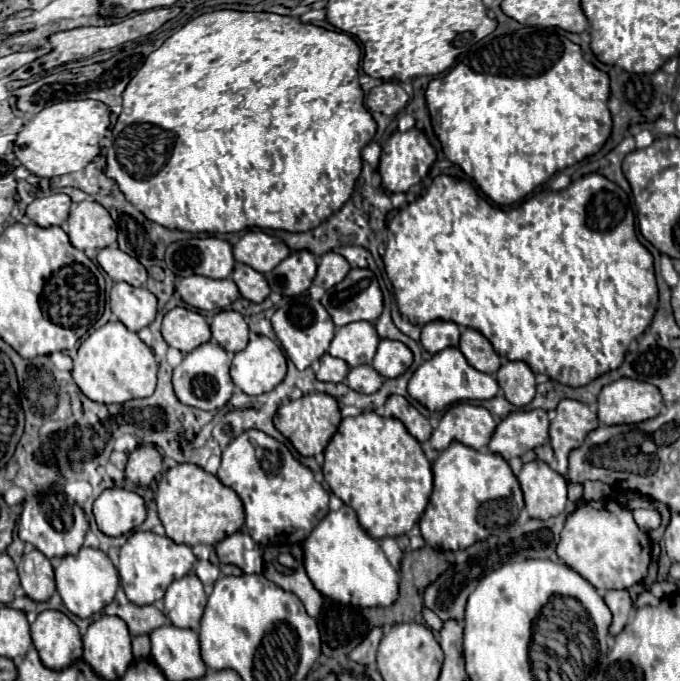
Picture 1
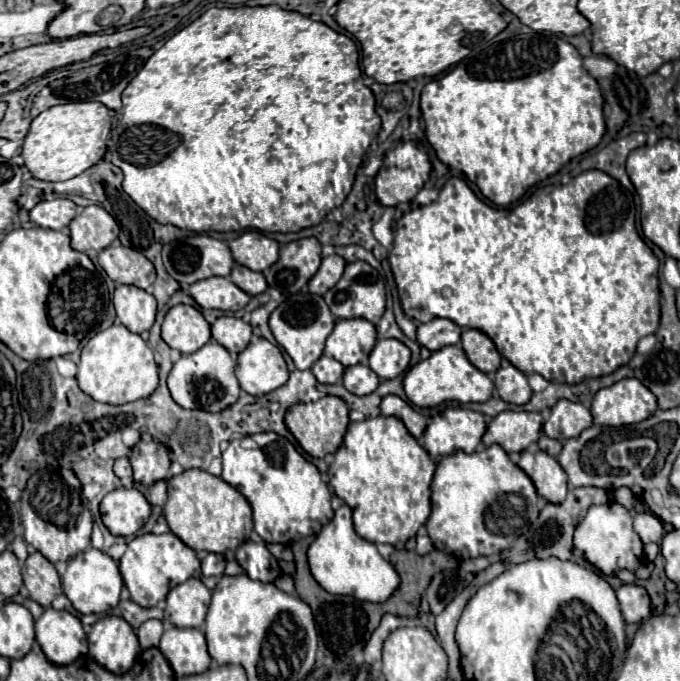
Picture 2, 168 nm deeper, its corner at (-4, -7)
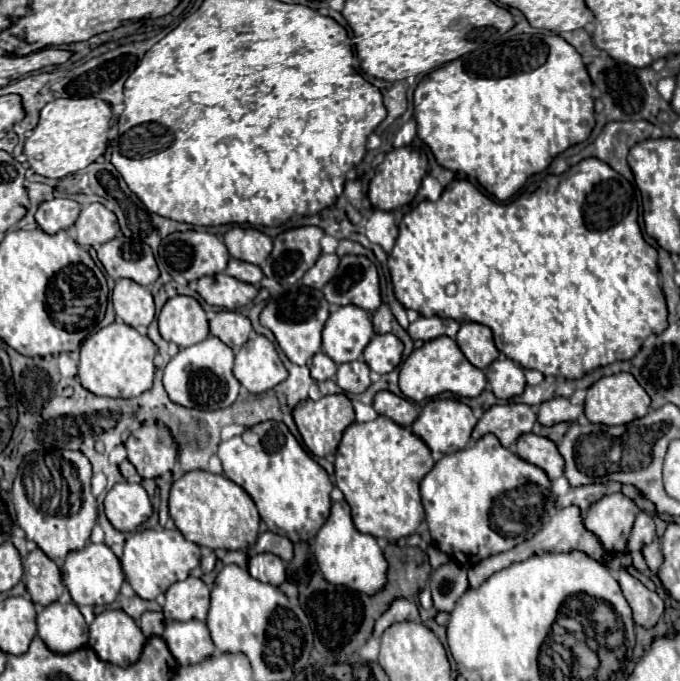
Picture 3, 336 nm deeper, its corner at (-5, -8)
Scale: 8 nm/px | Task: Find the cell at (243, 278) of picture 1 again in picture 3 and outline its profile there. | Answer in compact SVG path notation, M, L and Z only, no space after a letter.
M229 259L229 265L225 269L227 275L239 279L239 281L245 281L245 283L253 283L253 285L259 285L259 281L263 279L263 271L253 265L253 263L245 263L241 259Z

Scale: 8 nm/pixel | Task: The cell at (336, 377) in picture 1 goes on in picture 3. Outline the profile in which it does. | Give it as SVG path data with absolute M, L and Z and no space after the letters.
M323 351L315 353L315 357L311 359L311 367L309 369L311 369L311 377L315 381L327 381L337 373L337 365Z

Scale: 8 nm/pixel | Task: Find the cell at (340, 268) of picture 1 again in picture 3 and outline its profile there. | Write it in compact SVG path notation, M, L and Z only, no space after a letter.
M323 253L317 263L303 275L303 283L307 287L313 287L313 289L323 289L325 283L329 283L329 279L333 279L335 271L337 271L337 265L339 265L339 257L337 255L327 255Z

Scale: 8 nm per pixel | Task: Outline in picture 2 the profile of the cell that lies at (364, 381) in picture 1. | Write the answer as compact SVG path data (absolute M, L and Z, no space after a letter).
M356 364L346 368L344 372L344 388L356 396L372 394L380 384L380 378L372 374L372 370L364 364Z

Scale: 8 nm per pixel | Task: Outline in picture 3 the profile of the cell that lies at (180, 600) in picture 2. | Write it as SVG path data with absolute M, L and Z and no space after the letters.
M197 577L177 581L165 591L163 615L166 621L189 621L189 619L205 621L207 611L209 611L209 587Z

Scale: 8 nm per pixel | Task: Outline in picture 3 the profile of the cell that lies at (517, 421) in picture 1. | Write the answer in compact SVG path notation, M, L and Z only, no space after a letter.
M525 403L493 405L485 409L481 419L477 421L473 429L473 439L483 437L485 433L493 433L497 435L503 447L509 447L517 441L519 435L531 433L535 421L537 421L537 415Z

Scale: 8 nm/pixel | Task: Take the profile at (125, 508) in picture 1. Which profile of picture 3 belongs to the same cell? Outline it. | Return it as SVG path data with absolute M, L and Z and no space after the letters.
M115 483L105 497L105 513L119 531L135 531L153 513L147 491L137 483Z

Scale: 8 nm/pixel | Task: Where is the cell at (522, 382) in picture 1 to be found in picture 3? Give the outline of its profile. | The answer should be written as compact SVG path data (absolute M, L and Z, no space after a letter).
M507 357L495 359L489 365L487 381L489 381L491 391L499 399L511 399L515 395L521 395L525 385L527 385L523 369L517 363L513 363L511 359L507 359Z

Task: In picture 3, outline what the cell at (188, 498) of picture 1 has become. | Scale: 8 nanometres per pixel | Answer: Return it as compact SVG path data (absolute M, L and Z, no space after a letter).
M189 471L171 485L169 513L185 539L209 549L249 549L255 545L259 535L259 513L249 493L225 475L213 475L209 471Z

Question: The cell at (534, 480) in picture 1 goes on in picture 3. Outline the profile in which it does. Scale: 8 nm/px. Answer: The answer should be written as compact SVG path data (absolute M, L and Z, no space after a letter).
M535 433L521 435L513 449L521 459L545 469L549 479L557 479L563 475L563 457L551 439Z

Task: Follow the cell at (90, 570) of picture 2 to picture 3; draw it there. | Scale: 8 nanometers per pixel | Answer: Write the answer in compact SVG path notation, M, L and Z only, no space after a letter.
M89 543L81 551L71 551L61 567L61 575L75 605L97 605L97 607L109 605L115 601L115 597L119 595L121 583L125 581L119 559L105 543L99 543L99 545Z

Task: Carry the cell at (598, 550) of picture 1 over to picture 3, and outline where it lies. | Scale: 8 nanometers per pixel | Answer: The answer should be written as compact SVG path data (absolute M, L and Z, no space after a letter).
M623 493L605 495L593 503L593 507L589 507L585 515L585 527L595 533L605 551L625 551L625 541L639 511L641 509L635 505L635 501Z

